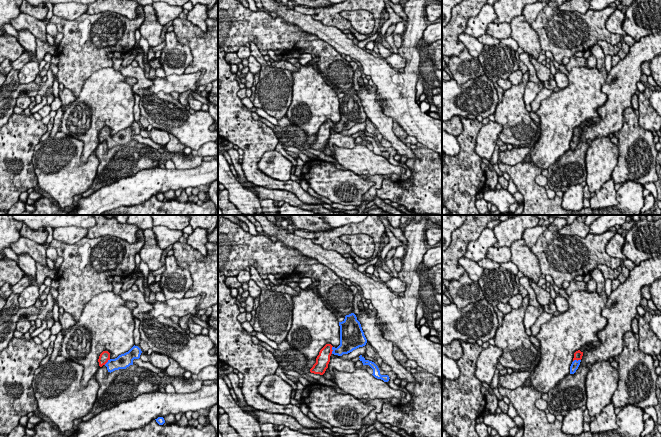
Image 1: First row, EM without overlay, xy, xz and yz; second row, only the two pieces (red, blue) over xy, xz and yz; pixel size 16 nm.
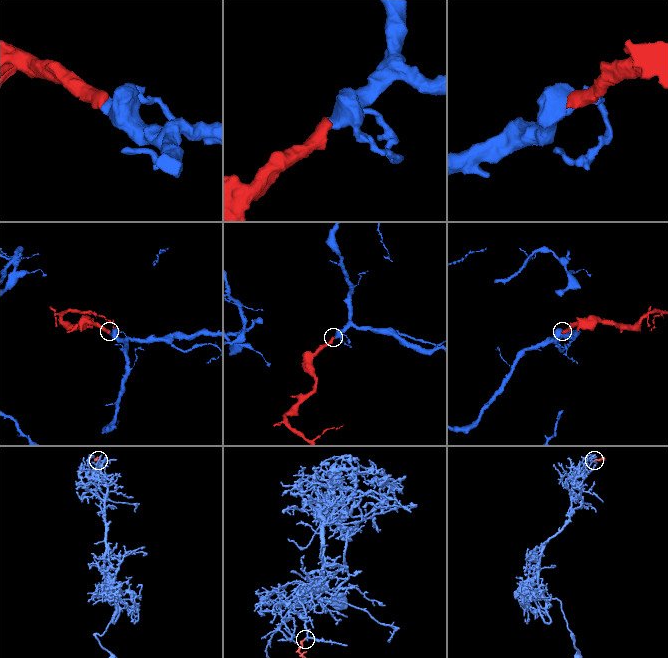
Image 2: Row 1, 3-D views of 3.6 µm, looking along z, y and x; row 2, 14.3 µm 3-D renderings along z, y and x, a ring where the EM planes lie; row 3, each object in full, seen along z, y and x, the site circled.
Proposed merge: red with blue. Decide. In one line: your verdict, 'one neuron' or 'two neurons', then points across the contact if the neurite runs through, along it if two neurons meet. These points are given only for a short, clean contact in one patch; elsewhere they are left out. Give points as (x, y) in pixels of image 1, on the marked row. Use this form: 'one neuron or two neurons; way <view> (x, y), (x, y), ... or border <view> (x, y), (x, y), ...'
one neuron; way yz (578, 354), (576, 359), (575, 364)

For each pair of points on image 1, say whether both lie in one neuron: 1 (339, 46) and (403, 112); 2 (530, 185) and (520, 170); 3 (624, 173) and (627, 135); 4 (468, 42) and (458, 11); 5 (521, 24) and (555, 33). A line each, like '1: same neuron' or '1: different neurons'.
1: same neuron
2: same neuron
3: same neuron
4: different neurons
5: different neurons

